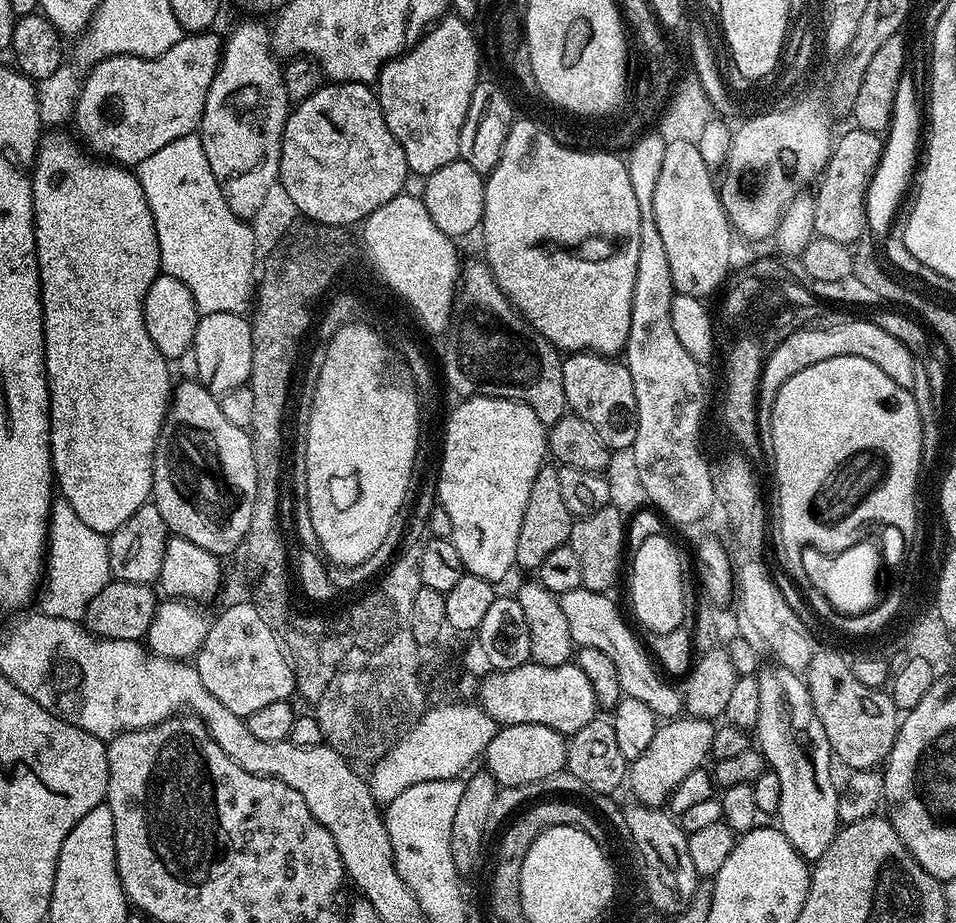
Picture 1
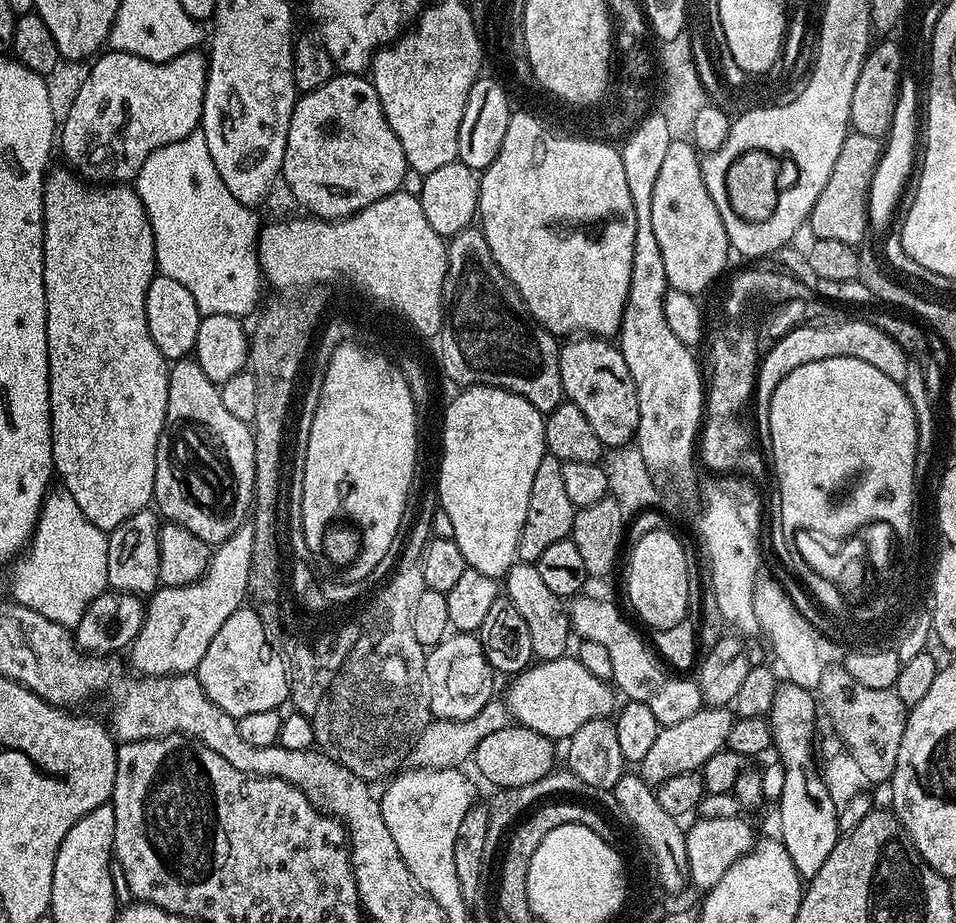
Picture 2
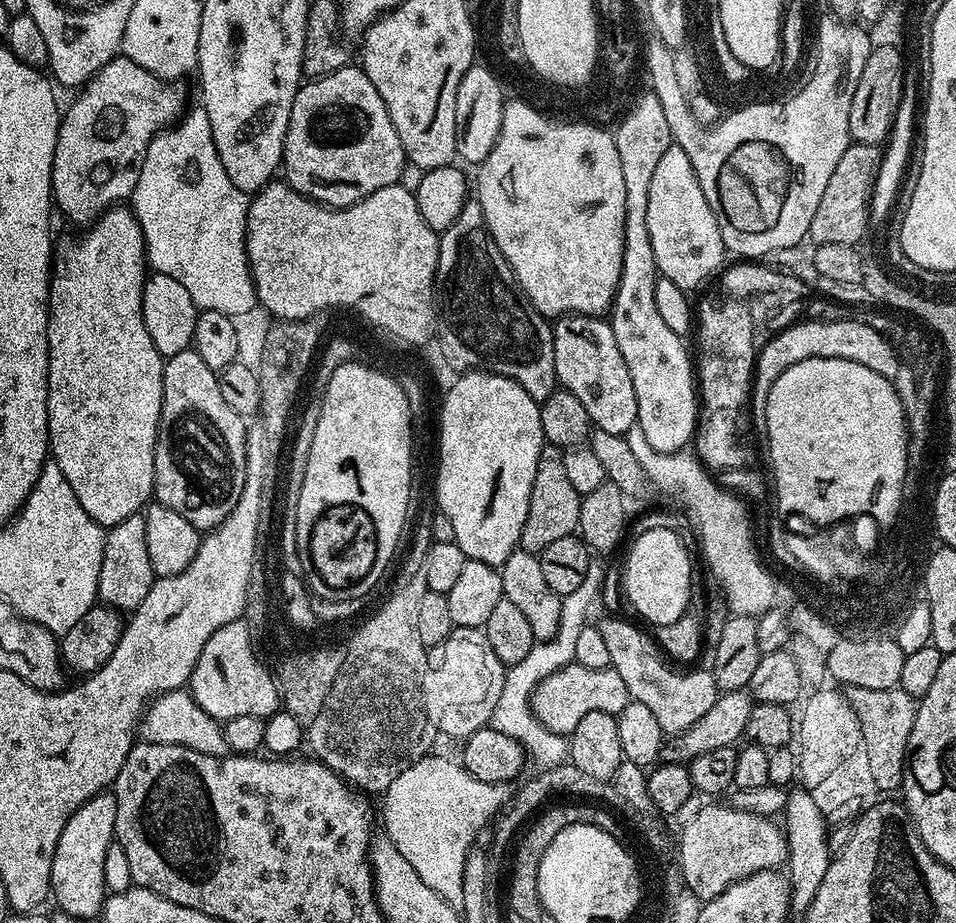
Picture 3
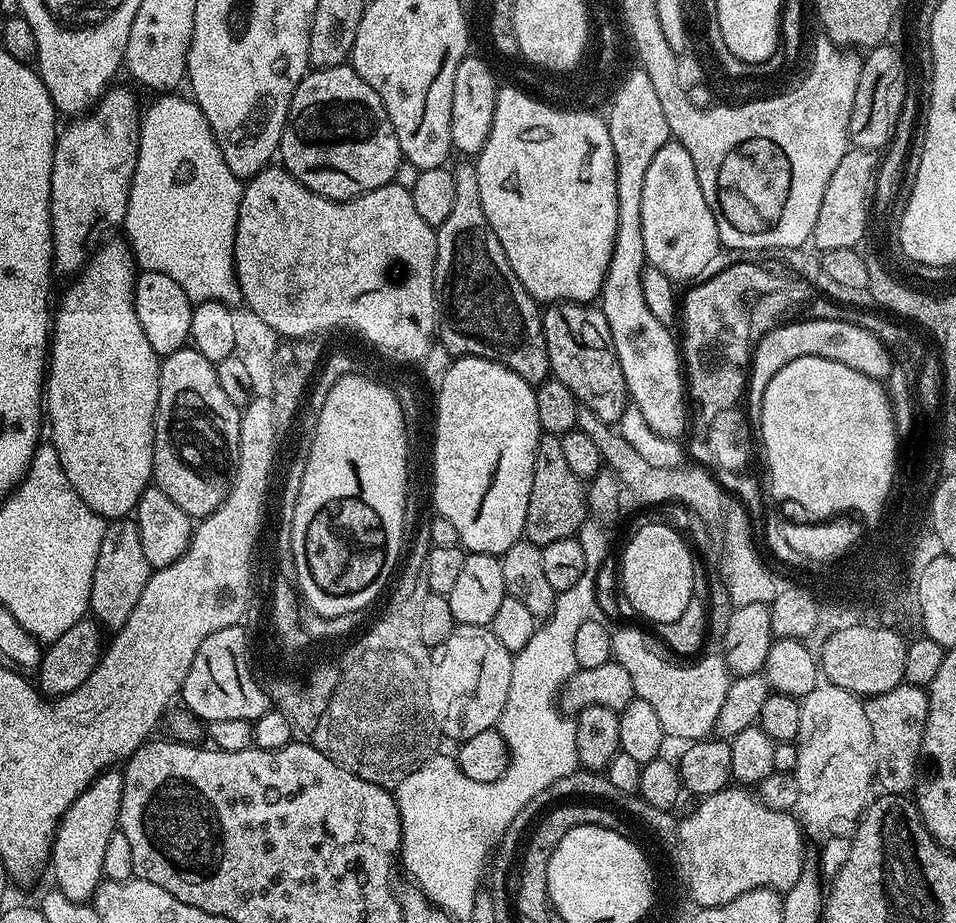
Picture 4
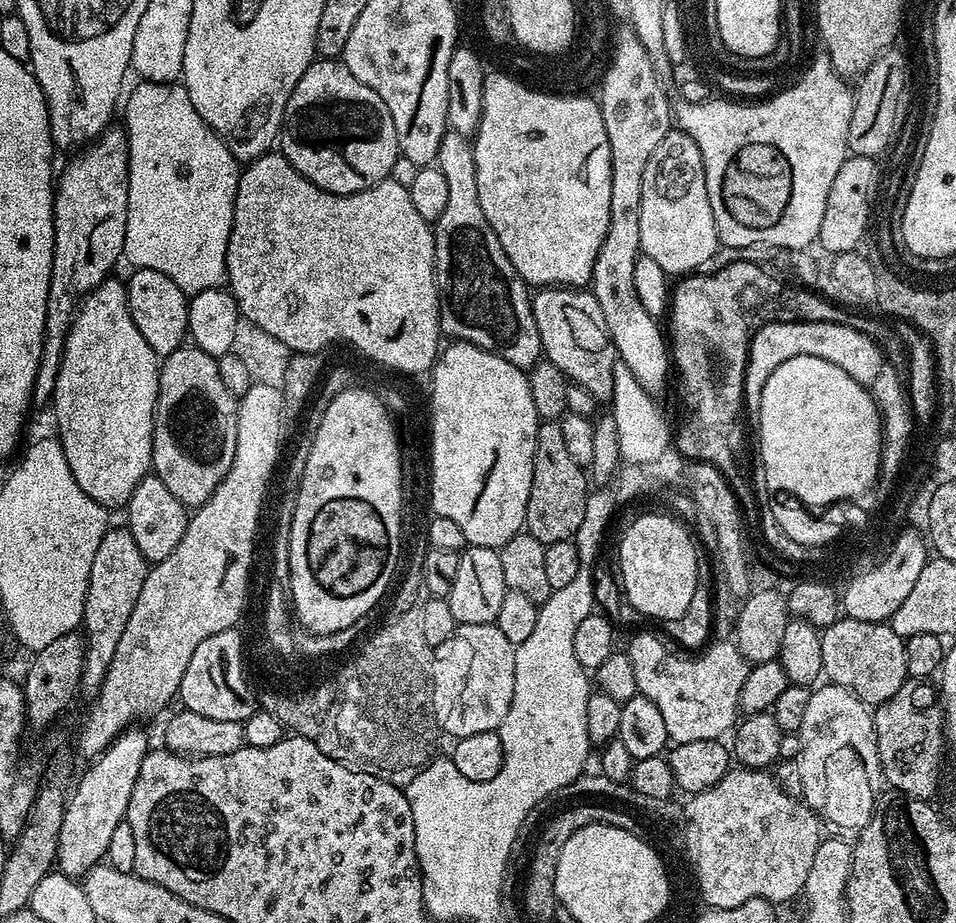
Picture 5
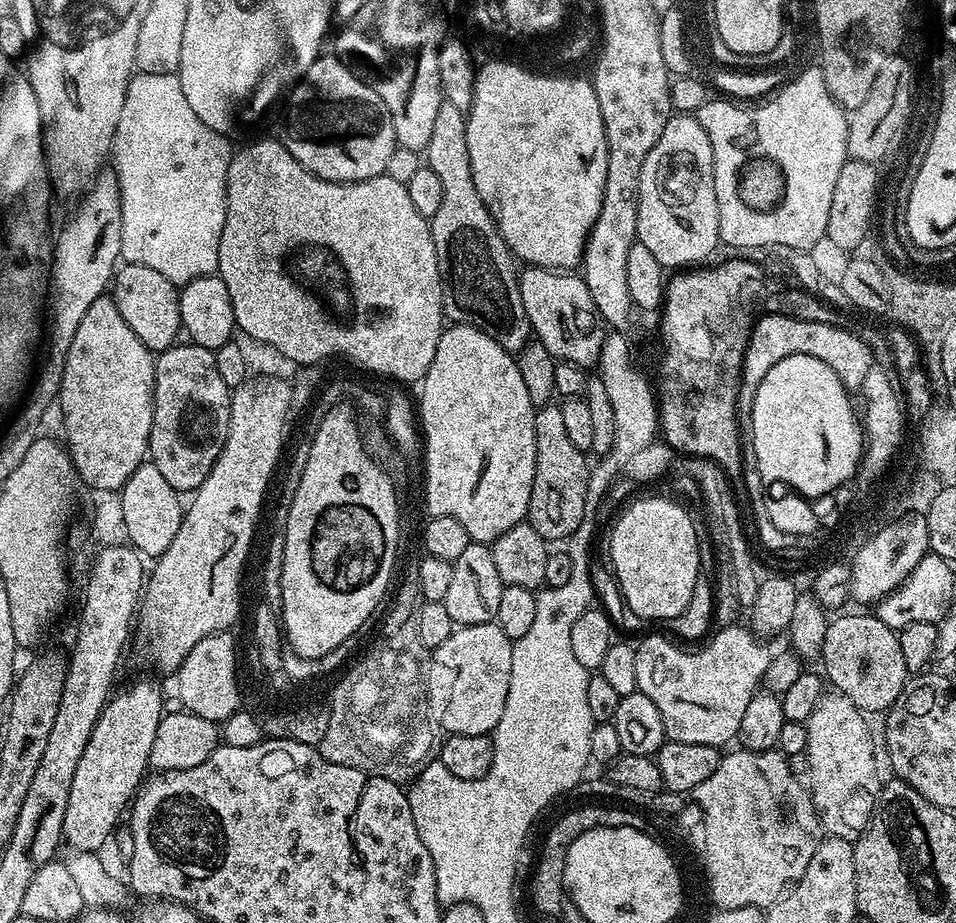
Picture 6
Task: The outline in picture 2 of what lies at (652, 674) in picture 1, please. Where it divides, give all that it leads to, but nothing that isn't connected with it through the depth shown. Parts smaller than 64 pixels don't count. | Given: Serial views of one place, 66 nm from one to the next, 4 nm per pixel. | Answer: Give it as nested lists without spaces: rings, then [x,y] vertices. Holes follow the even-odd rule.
[[[581,594],[571,597],[568,604],[568,617],[572,623],[573,633],[580,640],[593,640],[601,646],[606,646],[612,667],[611,683],[623,695],[625,692],[628,700],[642,702],[642,706],[647,706],[662,726],[682,722],[702,707],[700,686],[695,679],[669,671],[658,659],[649,641],[645,637],[643,640],[636,633],[635,626],[610,601],[599,600],[596,596],[588,595]]]

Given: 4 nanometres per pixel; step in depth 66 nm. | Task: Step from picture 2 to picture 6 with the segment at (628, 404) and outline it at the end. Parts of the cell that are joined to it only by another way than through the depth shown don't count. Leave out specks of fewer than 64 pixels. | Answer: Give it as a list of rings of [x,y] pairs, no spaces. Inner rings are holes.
[[[528,266],[519,273],[519,278],[522,306],[526,306],[532,336],[557,360],[574,362],[585,370],[591,369],[591,364],[592,367],[599,365],[606,328],[598,314],[598,306],[594,306],[594,298],[590,298],[583,275]]]

